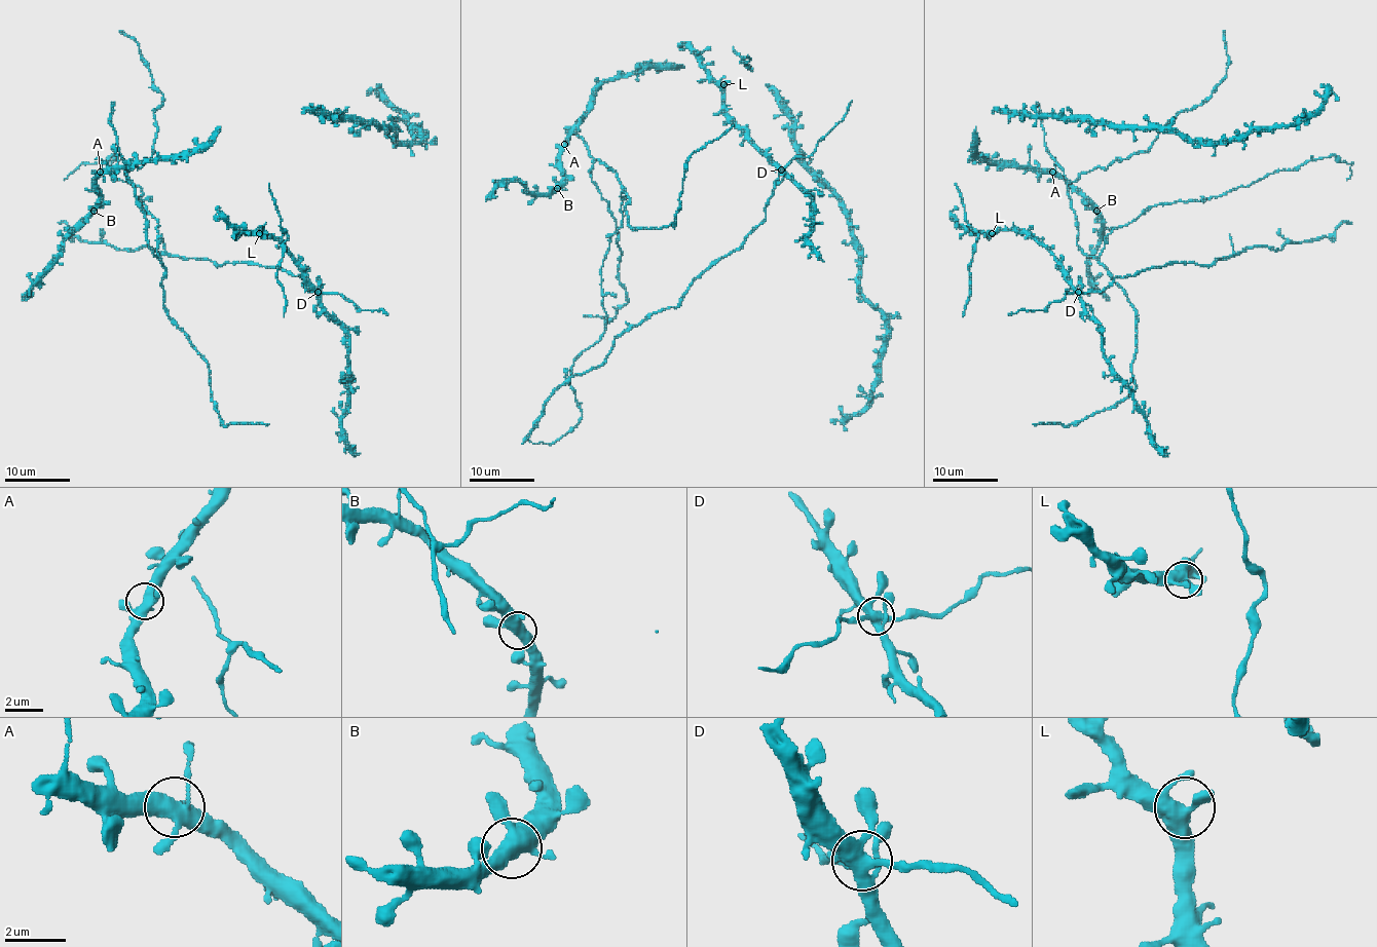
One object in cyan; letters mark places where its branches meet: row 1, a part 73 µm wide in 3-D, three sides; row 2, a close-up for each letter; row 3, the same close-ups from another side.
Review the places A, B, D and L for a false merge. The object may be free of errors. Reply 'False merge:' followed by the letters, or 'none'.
False merge: none

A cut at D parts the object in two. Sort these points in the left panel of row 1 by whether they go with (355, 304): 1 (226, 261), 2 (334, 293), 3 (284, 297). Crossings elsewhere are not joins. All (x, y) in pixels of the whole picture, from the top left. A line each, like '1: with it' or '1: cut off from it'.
1: with it
2: with it
3: cut off from it

